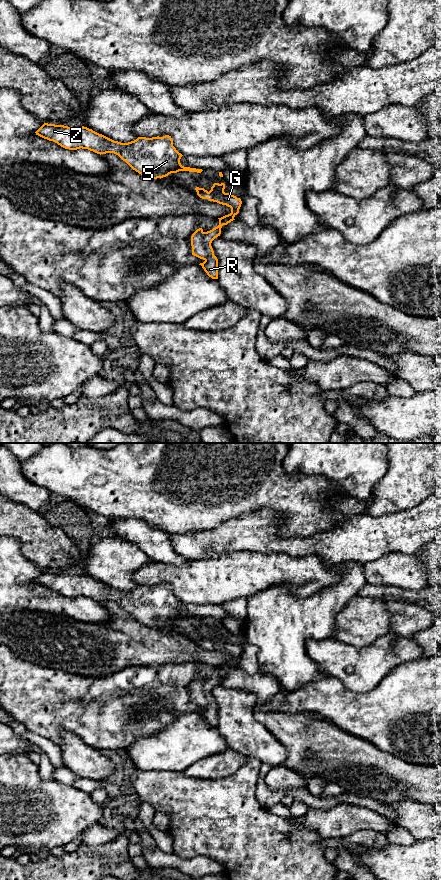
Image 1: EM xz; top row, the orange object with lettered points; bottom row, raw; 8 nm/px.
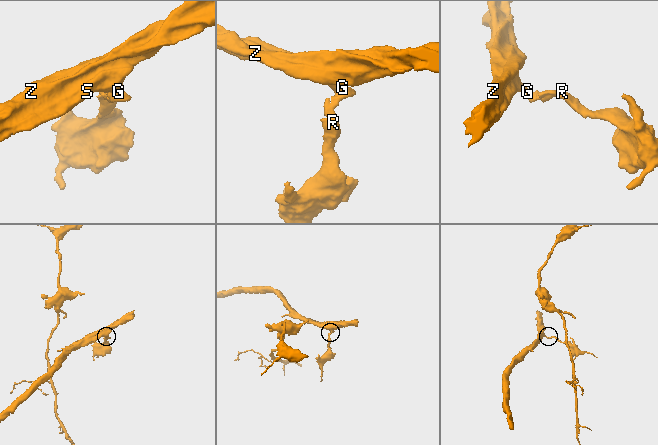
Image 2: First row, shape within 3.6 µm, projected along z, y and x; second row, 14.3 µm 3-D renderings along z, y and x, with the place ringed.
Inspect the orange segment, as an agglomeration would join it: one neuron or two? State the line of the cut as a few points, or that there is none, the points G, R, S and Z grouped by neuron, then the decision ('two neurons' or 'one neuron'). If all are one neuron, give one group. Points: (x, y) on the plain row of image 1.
no cut; G R S Z; one neuron

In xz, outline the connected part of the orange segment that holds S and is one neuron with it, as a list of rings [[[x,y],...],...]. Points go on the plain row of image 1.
[[[44,571],[35,581],[65,597],[88,597],[100,603],[114,601],[133,618],[150,627],[161,627],[179,619],[203,619],[181,613],[183,603],[173,594],[169,583],[138,585],[134,589],[121,591],[84,574],[68,575],[48,571]]]

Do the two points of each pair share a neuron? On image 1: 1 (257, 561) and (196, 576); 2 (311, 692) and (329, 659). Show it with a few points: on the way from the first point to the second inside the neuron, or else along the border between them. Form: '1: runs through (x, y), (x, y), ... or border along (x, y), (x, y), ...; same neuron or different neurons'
1: runs through (242, 574), (211, 576); same neuron
2: border along (329, 677), (335, 677), (349, 691); different neurons

